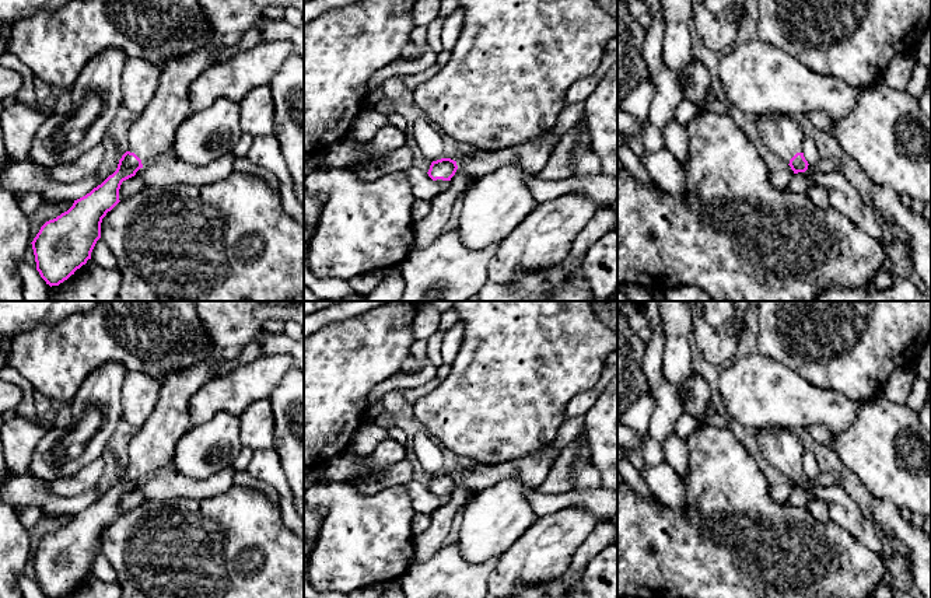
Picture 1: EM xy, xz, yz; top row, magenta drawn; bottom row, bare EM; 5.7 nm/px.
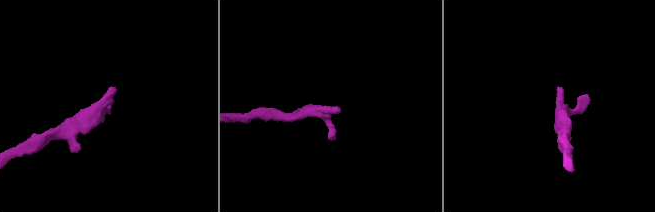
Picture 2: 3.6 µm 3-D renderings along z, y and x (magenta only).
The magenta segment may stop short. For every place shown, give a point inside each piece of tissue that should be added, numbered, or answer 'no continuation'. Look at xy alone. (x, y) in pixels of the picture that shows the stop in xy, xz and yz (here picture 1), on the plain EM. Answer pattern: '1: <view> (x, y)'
1: xy (230, 325)

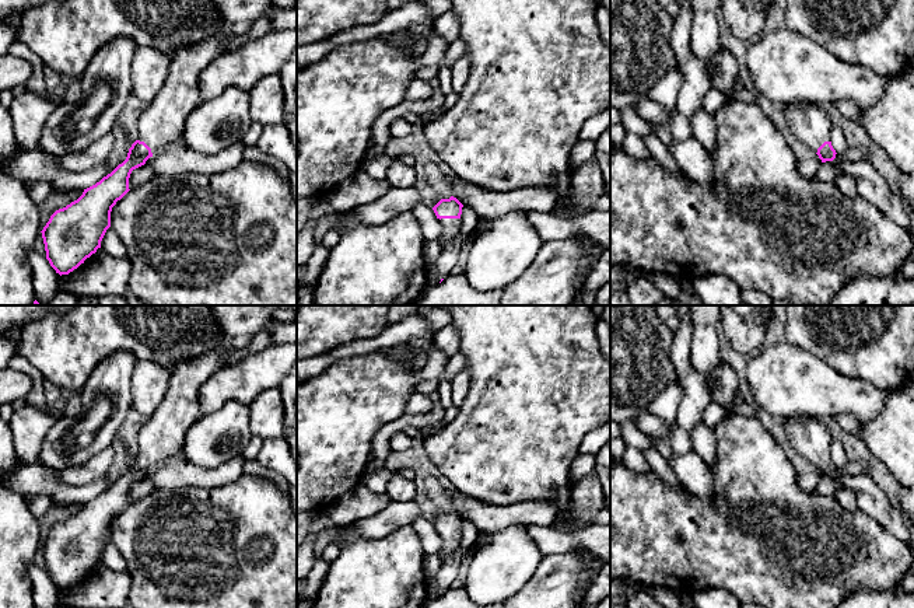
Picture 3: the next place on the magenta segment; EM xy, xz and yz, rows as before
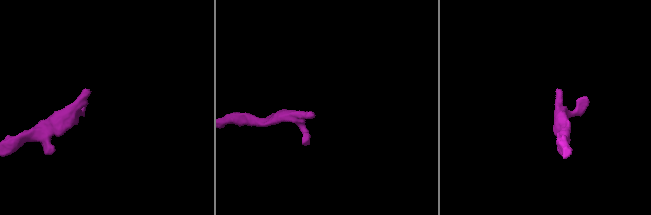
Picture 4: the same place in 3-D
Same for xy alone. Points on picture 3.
1: xy (161, 439)

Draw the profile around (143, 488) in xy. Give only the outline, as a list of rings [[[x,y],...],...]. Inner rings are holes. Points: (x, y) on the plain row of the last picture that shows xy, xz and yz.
[[[141,479],[132,485],[129,492],[129,503],[134,503],[150,493],[153,493],[157,489],[157,486],[150,479]]]

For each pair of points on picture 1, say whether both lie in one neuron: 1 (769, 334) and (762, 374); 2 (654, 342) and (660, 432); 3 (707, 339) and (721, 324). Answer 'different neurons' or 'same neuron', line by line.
1: different neurons
2: same neuron
3: different neurons

